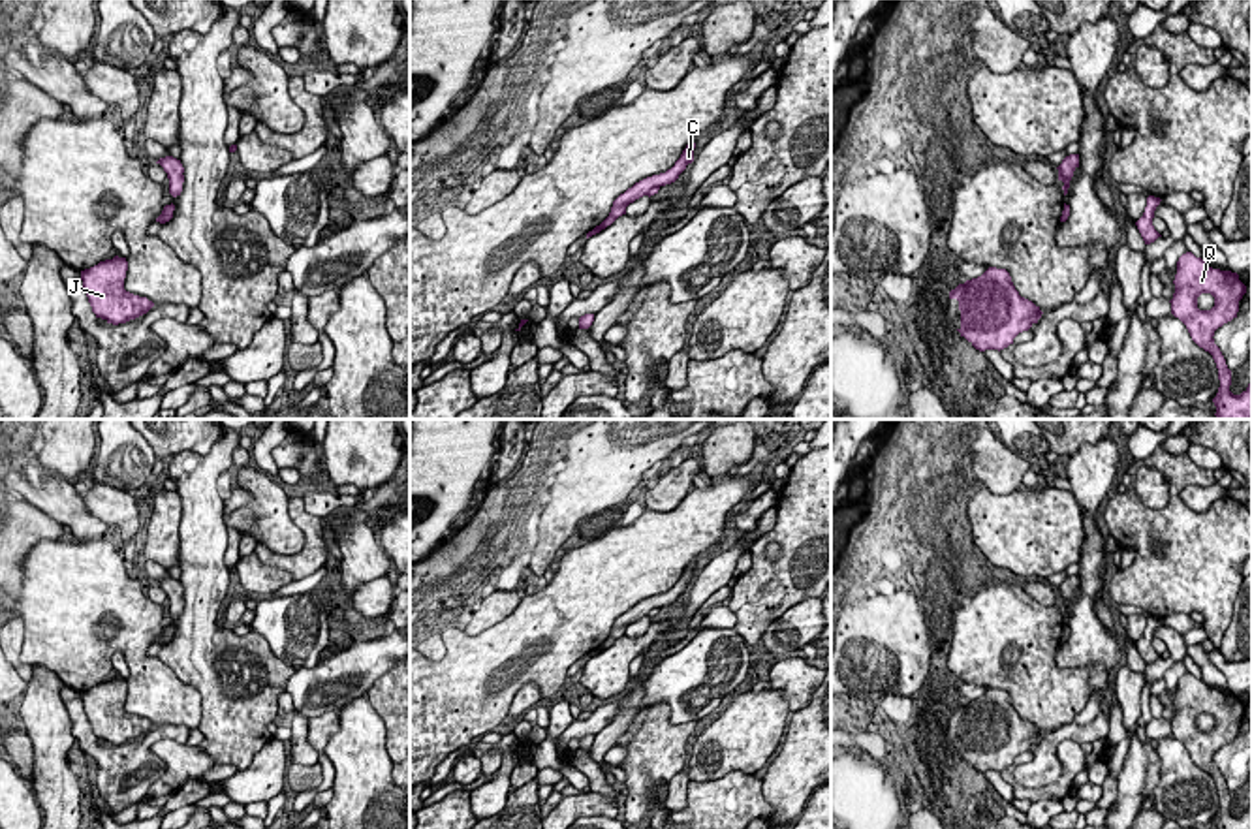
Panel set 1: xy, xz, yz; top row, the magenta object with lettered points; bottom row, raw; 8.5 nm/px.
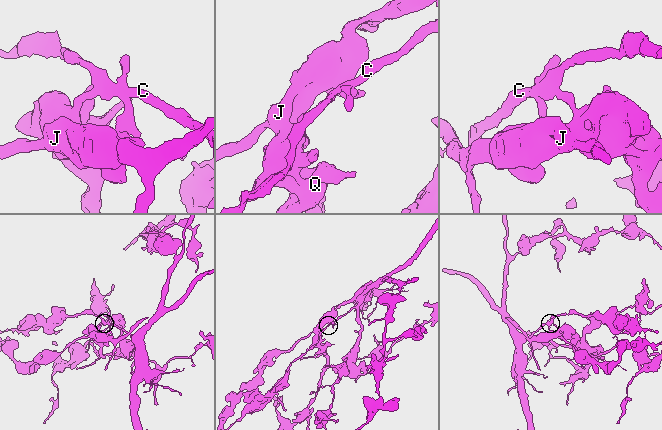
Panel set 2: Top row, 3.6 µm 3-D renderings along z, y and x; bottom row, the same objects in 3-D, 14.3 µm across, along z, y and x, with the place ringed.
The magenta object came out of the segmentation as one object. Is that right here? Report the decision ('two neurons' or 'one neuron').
two neurons

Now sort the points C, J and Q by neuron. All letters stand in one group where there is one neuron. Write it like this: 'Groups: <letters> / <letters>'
Groups: C / J Q

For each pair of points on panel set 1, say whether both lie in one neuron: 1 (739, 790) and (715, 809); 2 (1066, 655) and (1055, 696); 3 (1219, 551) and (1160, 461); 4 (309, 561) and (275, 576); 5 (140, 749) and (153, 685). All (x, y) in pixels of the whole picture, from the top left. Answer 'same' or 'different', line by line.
1: same
2: different
3: same
4: different
5: different

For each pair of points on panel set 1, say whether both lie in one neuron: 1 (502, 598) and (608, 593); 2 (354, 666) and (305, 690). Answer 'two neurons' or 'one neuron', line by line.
1: two neurons
2: one neuron

